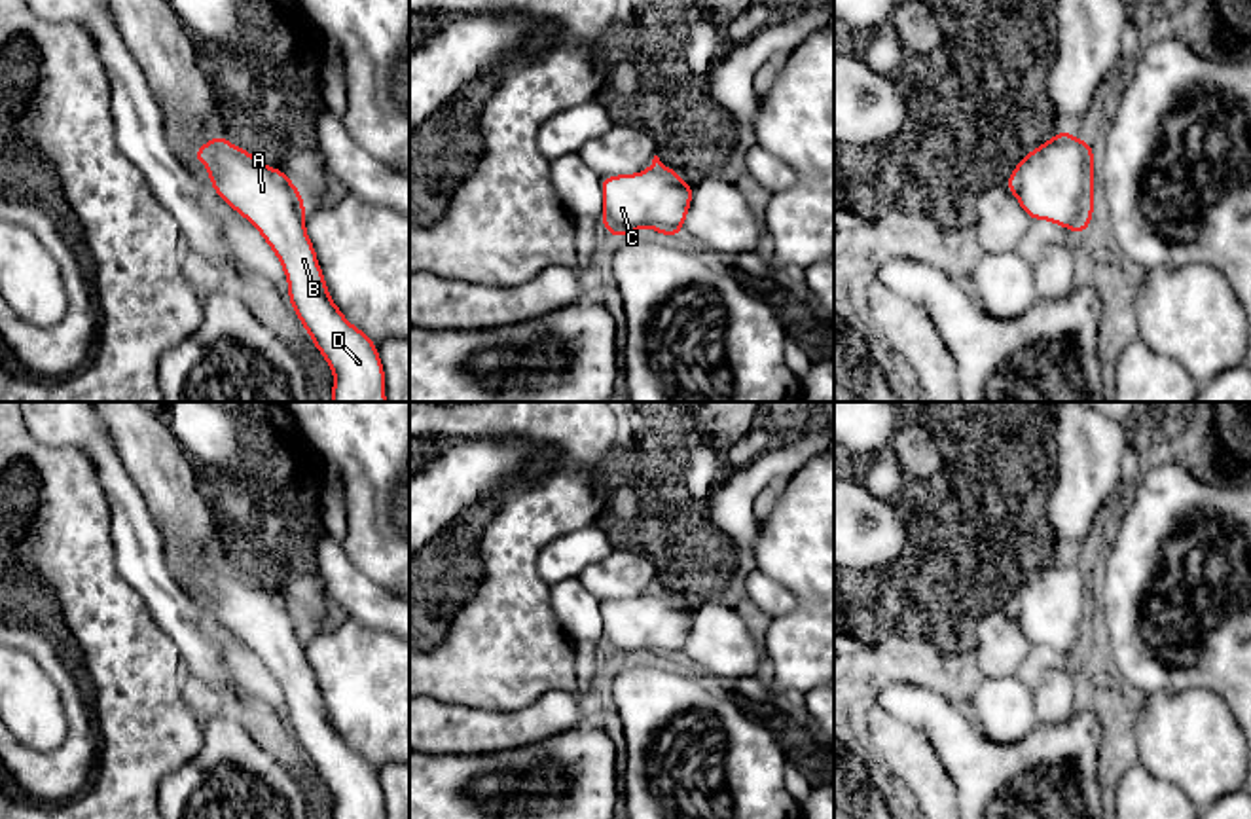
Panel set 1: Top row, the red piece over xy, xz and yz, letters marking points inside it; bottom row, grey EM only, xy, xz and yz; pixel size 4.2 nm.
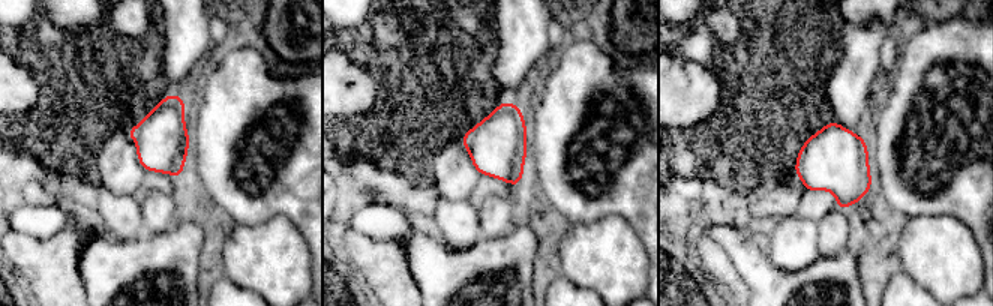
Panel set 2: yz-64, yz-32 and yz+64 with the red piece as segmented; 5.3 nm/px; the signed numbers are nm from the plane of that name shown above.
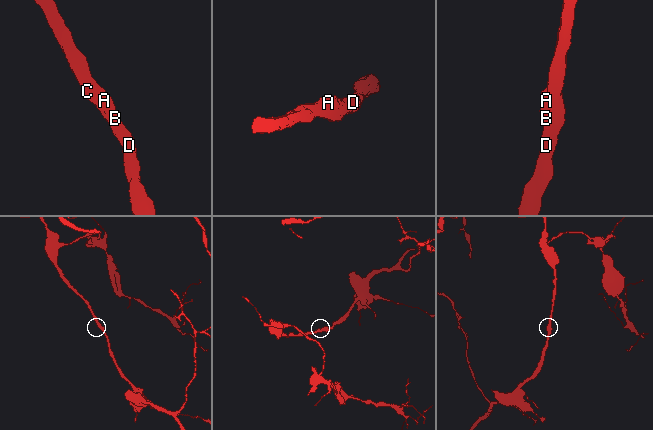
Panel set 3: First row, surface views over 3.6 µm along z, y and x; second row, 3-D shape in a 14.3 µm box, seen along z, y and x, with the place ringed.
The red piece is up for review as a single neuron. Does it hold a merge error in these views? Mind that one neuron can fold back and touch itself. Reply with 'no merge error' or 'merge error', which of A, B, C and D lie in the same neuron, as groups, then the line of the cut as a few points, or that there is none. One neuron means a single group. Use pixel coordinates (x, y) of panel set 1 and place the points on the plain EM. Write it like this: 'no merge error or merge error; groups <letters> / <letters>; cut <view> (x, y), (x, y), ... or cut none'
no merge error; groups A B C D; cut none

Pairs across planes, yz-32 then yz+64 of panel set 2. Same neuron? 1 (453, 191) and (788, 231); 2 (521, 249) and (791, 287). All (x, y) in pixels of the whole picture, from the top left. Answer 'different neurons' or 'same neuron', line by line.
1: same neuron
2: same neuron

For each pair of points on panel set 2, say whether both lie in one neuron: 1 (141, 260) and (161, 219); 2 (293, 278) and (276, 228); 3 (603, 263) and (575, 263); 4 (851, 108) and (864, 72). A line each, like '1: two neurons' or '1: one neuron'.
1: two neurons
2: one neuron
3: one neuron
4: one neuron

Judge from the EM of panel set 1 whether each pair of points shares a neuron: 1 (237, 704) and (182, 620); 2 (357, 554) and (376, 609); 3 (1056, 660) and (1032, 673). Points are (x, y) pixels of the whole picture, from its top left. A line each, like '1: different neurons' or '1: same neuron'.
1: same neuron
2: different neurons
3: same neuron

